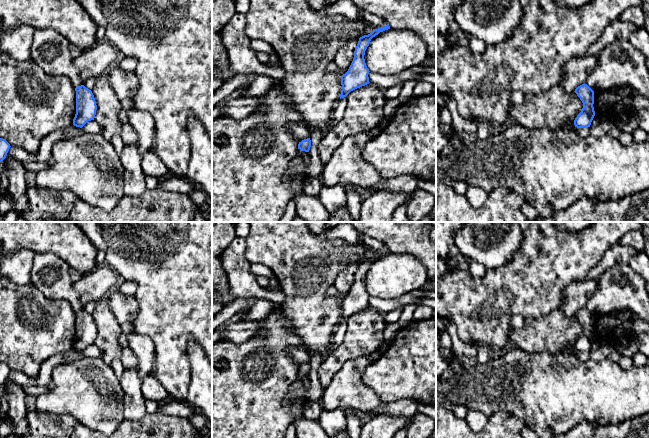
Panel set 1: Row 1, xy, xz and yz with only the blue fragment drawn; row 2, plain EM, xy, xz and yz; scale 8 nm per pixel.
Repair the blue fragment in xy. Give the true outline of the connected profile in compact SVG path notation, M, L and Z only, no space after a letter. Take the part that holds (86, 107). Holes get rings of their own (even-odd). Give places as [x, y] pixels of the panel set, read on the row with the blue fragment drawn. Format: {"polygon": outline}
{"polygon": "M84 85L75 88L76 114L73 125L82 128L88 121L94 120L97 110L96 101L91 90Z"}

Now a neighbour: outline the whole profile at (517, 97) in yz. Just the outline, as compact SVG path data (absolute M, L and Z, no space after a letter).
M514 91L511 94L512 104L522 104L525 99L525 94L521 91Z

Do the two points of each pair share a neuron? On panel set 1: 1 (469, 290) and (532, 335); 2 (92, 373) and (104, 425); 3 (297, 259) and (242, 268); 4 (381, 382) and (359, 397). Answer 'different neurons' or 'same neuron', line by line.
1: different neurons
2: same neuron
3: different neurons
4: different neurons

